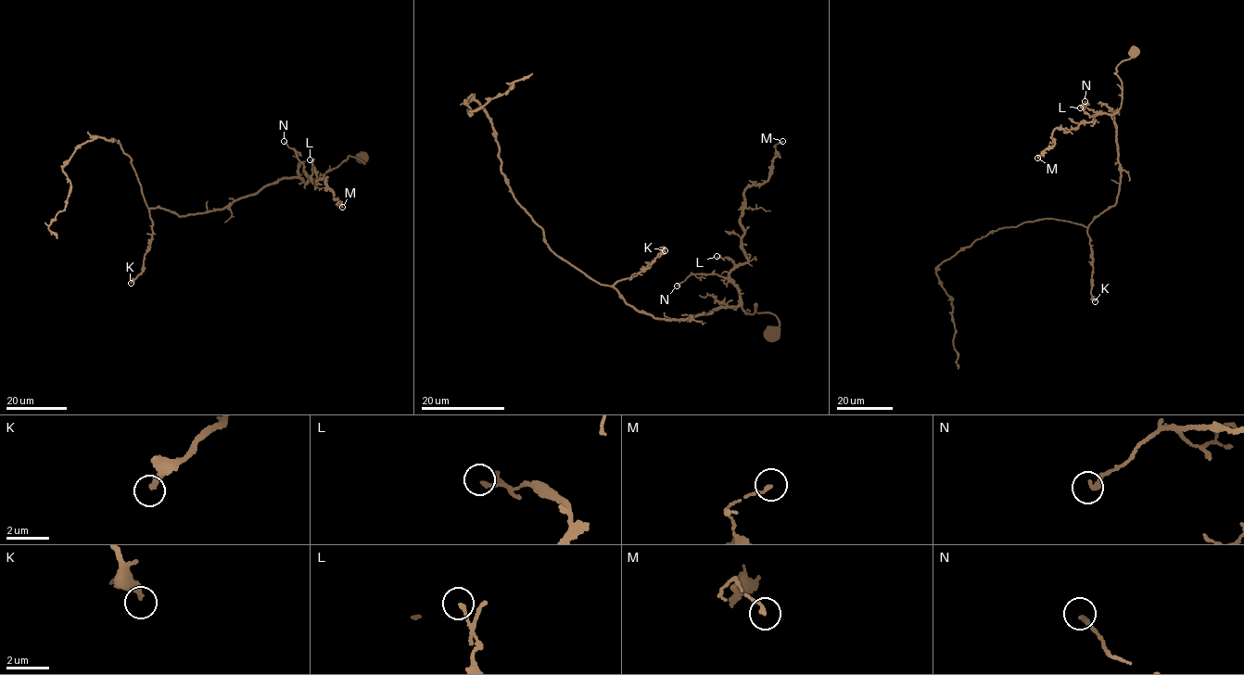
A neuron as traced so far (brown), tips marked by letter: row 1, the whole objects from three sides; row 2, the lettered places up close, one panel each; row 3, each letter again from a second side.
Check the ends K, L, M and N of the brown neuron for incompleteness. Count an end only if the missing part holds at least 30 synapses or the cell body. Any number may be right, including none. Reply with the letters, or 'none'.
K

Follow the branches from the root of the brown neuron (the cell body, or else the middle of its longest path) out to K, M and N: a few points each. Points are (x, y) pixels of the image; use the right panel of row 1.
K: (1135, 50), (1115, 73), (1122, 88), (1121, 106), (1113, 114), (1121, 175), (1116, 199), (1087, 228), (1095, 301)
M: (1135, 50), (1116, 67), (1119, 110), (1076, 128), (1057, 127), (1054, 145), (1037, 158)
N: (1135, 50), (1136, 54), (1116, 67), (1122, 84), (1119, 110), (1100, 114), (1083, 105), (1085, 101)

